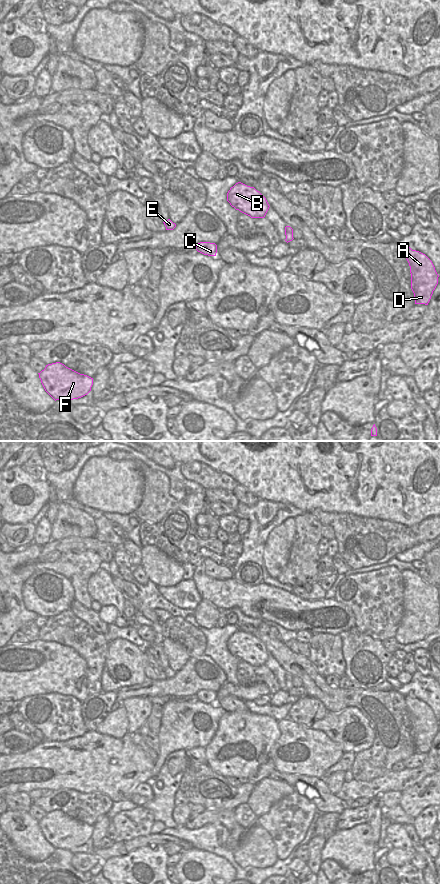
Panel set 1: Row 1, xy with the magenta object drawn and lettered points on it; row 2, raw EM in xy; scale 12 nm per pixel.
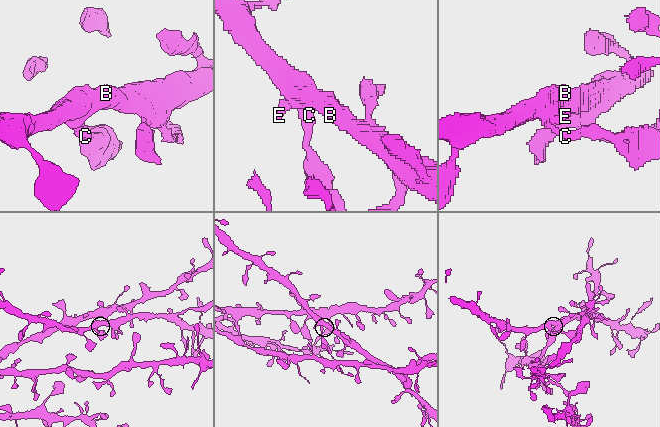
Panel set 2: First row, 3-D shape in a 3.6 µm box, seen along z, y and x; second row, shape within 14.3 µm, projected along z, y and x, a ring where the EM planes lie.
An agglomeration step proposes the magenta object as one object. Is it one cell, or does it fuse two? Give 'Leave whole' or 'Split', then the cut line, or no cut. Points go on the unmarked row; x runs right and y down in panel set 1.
Leave whole. No split

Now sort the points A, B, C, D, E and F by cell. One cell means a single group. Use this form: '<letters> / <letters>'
A B C D E F

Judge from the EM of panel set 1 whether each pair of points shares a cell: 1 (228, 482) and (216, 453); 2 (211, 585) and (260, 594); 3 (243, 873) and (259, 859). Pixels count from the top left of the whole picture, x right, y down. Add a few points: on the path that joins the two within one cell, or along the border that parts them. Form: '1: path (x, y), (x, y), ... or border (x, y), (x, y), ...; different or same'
1: border (202, 463), (229, 474), (238, 483); different
2: path (223, 594), (248, 594); same
3: border (233, 851), (242, 867), (273, 863); different

